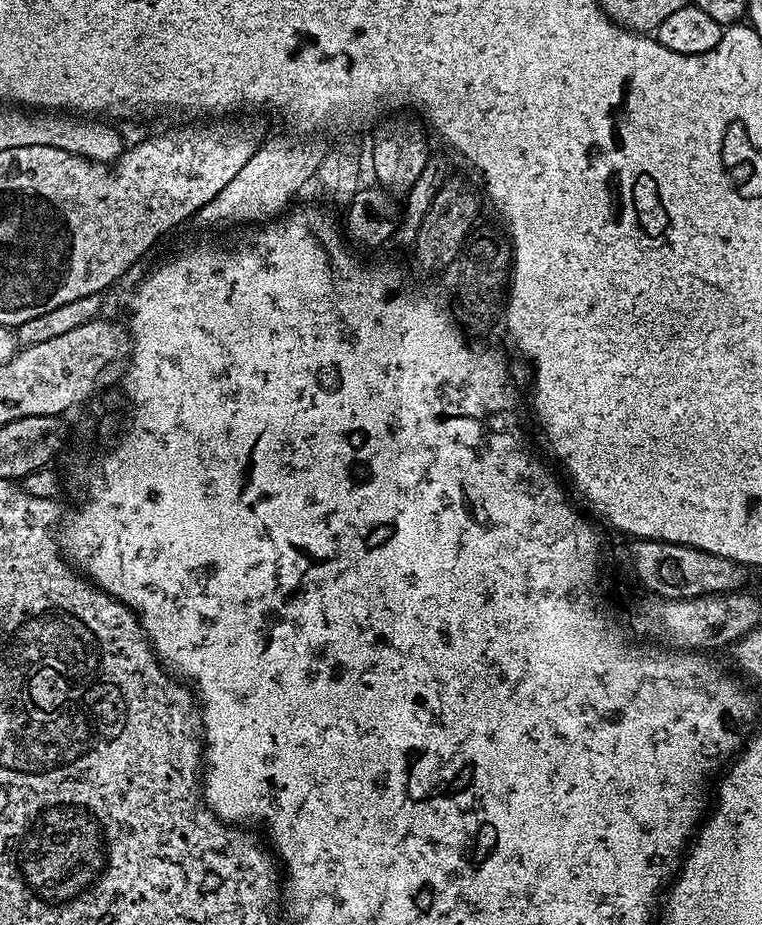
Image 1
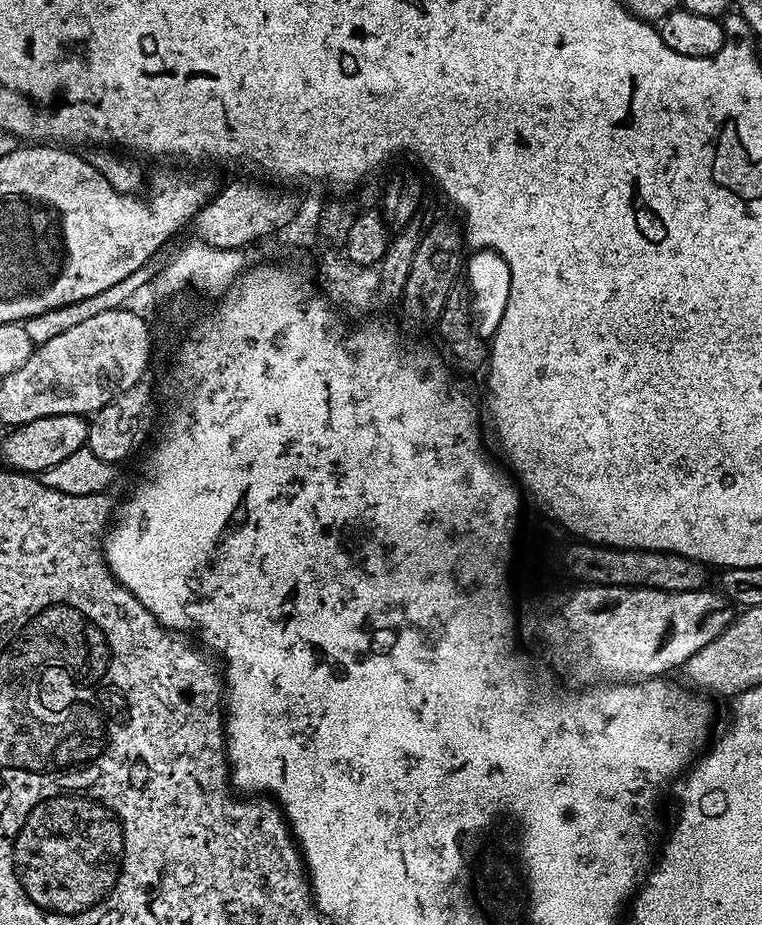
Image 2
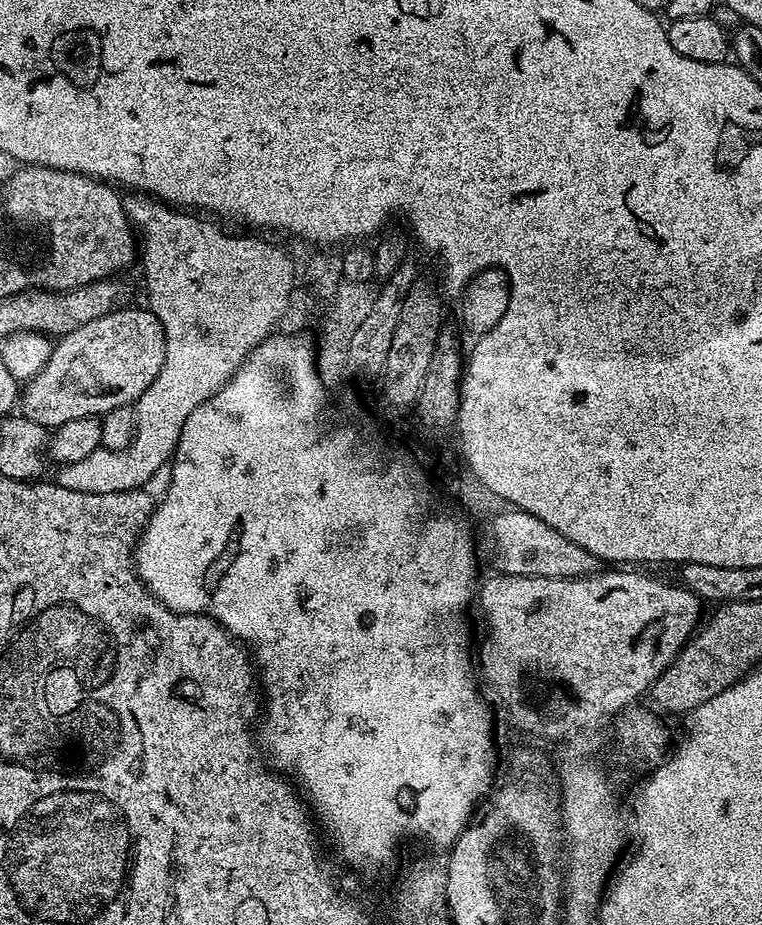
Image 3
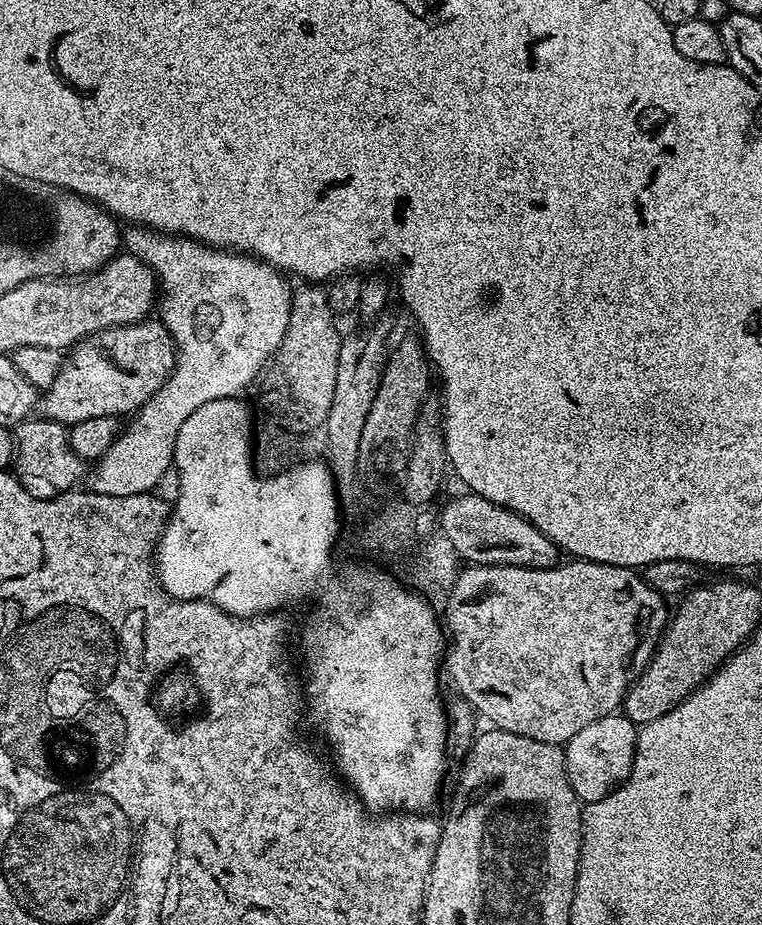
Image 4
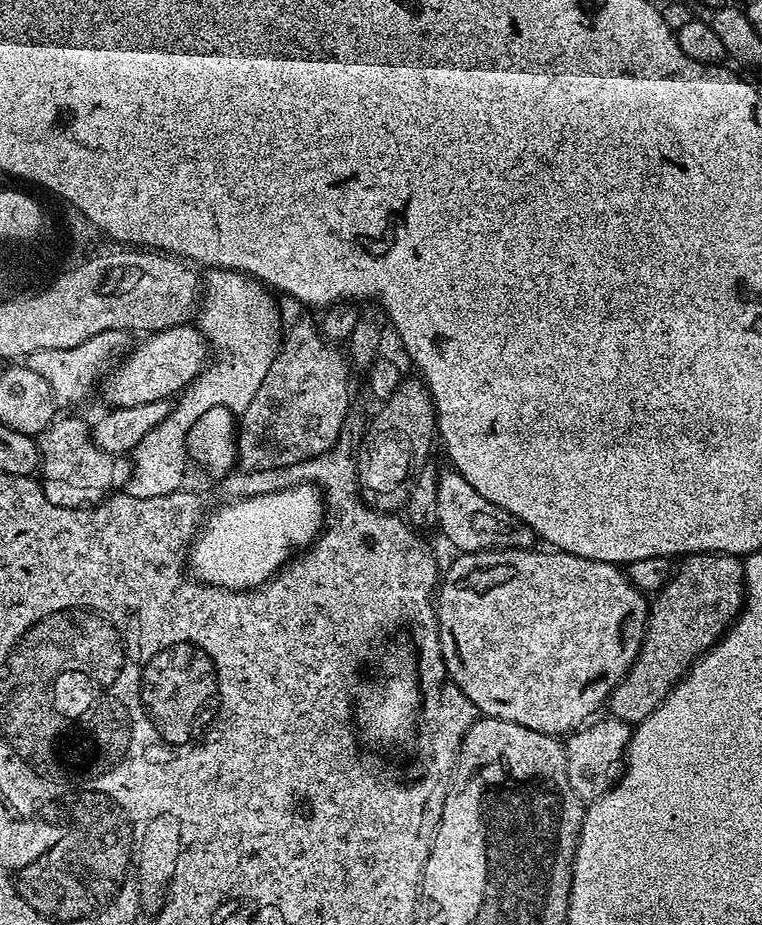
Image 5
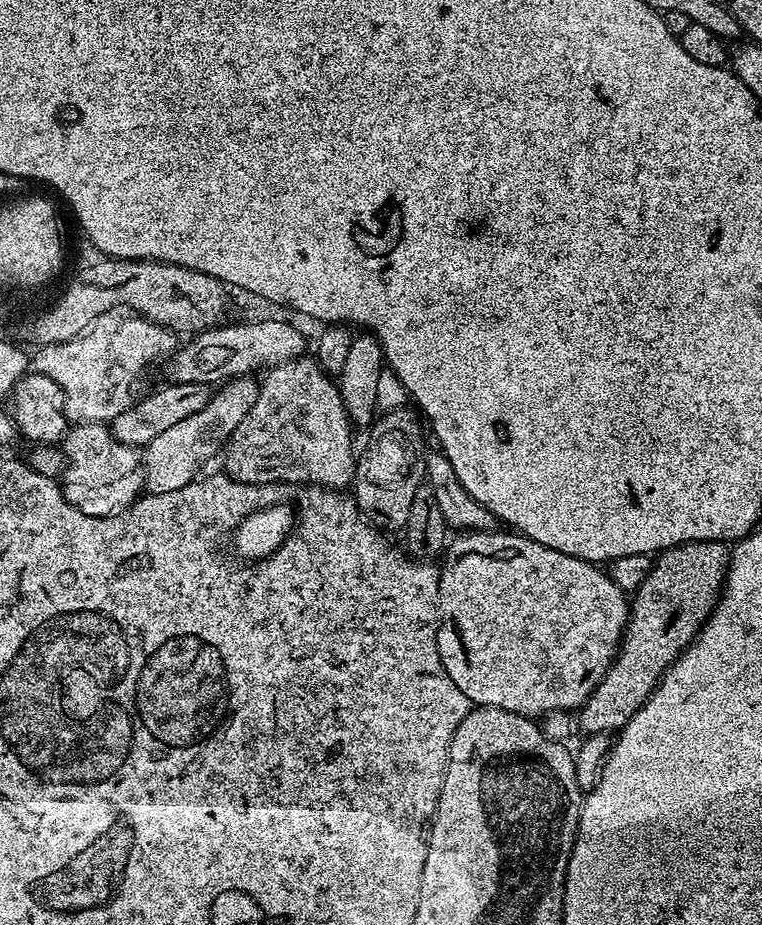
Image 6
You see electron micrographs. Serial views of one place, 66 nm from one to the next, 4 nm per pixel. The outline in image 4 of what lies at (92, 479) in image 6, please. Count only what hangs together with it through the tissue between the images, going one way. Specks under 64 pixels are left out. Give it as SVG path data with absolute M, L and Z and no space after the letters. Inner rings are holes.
M29 418L16 425L14 435L16 437L15 467L17 469L20 467L21 477L30 476L33 479L31 487L37 496L41 498L58 496L61 492L75 489L79 485L76 483L79 480L81 483L85 479L85 461L72 448L69 429L59 424L57 420Z

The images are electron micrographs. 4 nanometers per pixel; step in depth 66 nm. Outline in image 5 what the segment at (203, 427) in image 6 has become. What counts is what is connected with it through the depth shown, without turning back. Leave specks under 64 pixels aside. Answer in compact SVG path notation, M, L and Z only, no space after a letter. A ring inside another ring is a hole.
M214 268L205 271L202 276L202 299L198 305L198 329L204 336L204 339L209 341L211 347L214 349L220 357L209 363L205 367L204 371L184 389L182 395L175 401L173 410L169 416L162 418L162 422L158 422L158 426L154 426L154 430L150 430L150 434L146 434L146 438L142 438L142 442L138 442L138 446L132 453L130 453L130 463L132 466L132 475L128 477L128 483L126 485L127 495L134 498L162 498L166 494L171 492L181 491L182 485L180 484L184 480L184 471L187 470L188 464L190 465L190 457L188 454L188 435L190 430L194 426L194 422L198 422L198 418L202 418L202 414L206 414L206 410L211 408L228 408L234 414L242 413L246 410L246 406L250 406L250 402L254 399L254 394L258 394L258 386L262 386L262 378L266 378L266 370L270 370L270 362L275 358L276 353L280 351L282 343L282 331L280 332L280 312L276 309L273 293L269 289L265 288L260 281L255 280L252 276L247 276L244 272L231 272L225 268Z

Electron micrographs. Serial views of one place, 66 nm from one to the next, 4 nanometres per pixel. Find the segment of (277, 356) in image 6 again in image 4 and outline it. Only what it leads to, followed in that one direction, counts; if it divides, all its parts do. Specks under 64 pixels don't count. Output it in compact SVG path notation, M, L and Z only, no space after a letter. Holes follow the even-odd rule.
M145 318L136 324L107 328L96 332L93 336L85 336L67 353L66 359L61 363L60 373L39 397L38 408L43 419L57 420L59 424L65 426L80 424L86 418L103 416L123 418L127 412L132 414L141 408L168 381L175 369L176 341L172 339L168 328L161 324L159 319Z

